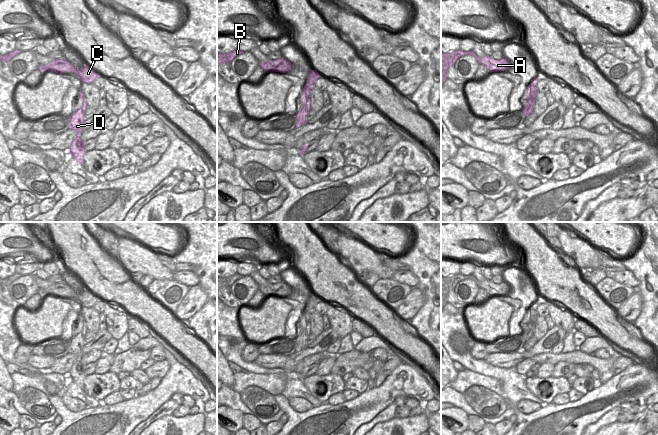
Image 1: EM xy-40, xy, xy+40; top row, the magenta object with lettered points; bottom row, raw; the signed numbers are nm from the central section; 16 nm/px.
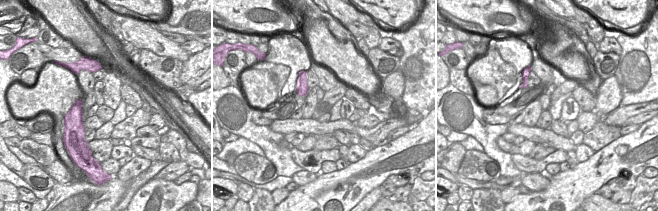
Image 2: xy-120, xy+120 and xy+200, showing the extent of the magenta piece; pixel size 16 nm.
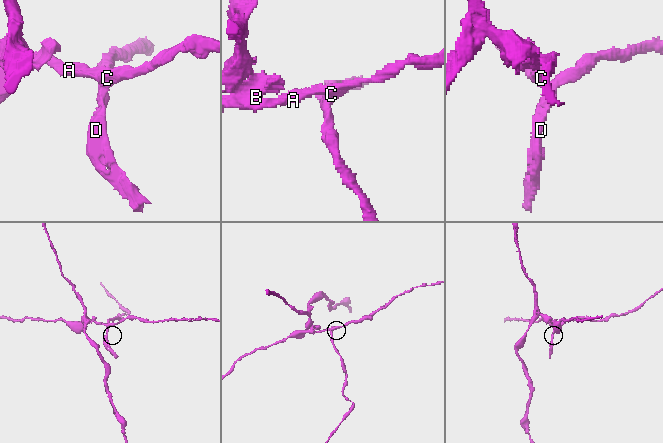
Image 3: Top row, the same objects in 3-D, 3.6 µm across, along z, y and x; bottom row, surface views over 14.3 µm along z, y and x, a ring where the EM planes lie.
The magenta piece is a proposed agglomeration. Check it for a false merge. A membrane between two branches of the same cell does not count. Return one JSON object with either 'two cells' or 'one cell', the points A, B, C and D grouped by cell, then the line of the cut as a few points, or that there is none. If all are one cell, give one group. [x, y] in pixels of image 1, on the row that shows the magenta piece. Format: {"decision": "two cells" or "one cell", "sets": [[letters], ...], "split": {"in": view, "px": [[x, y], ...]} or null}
{"decision": "two cells", "sets": [["A", "B", "C"], ["D"]], "split": {"in": "xy", "px": [[305, 83], [313, 84]]}}

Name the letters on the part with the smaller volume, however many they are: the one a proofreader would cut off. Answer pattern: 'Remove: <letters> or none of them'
Remove: D

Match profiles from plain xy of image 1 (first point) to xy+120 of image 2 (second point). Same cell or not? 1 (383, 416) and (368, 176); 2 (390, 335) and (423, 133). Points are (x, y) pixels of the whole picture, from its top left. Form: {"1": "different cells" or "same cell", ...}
{"1": "different cells", "2": "different cells"}

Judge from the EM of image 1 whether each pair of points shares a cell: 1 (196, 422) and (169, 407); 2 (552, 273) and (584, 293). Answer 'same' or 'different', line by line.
1: different
2: same

